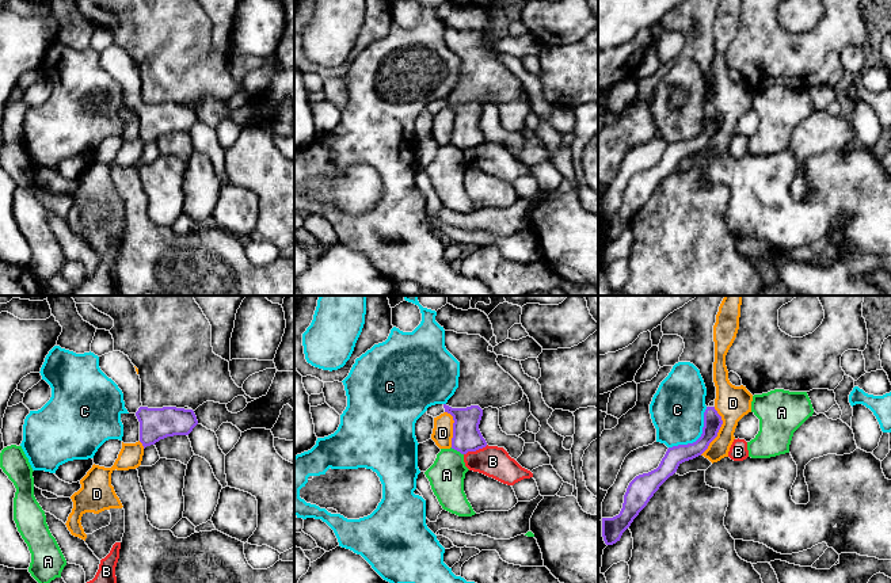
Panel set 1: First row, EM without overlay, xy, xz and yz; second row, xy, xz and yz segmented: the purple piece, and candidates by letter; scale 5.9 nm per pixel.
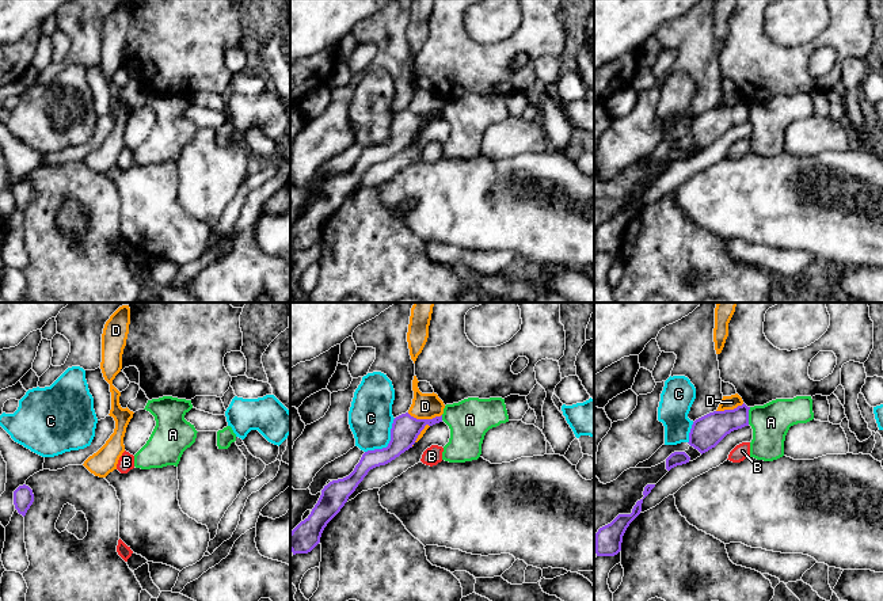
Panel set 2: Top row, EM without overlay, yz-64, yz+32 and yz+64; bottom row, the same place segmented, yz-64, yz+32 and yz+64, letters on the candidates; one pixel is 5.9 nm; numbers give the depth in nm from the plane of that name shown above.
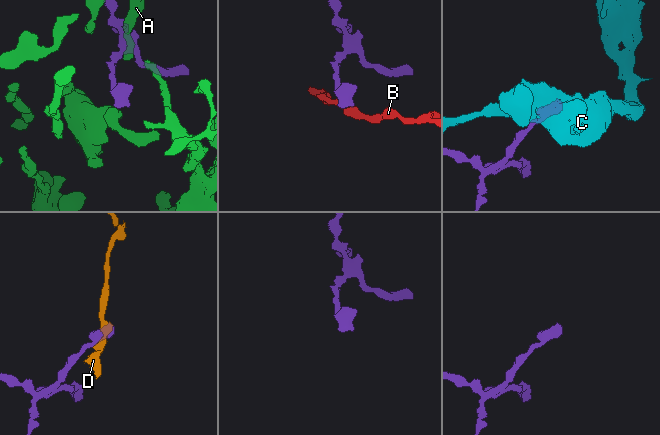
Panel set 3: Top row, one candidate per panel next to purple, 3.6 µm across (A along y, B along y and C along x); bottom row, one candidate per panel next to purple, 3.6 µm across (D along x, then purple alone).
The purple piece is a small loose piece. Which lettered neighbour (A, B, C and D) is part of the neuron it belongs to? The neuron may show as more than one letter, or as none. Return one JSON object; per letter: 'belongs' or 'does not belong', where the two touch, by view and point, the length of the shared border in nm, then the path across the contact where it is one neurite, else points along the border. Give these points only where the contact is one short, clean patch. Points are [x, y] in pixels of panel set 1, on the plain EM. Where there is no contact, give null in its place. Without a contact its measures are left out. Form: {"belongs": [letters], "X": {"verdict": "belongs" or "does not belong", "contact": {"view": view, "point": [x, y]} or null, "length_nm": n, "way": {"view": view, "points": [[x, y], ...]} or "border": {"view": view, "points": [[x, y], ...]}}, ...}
{"belongs": [], "A": {"verdict": "does not belong", "contact": {"view": "xz", "point": [457, 147]}, "length_nm": 90}, "B": {"verdict": "does not belong", "contact": {"view": "xz", "point": [475, 147]}, "length_nm": 160, "border": {"view": "xz", "points": [[487, 141], [468, 147], [464, 151]]}}, "C": {"verdict": "does not belong", "contact": {"view": "yz", "point": [700, 133]}, "length_nm": 340, "border": {"view": "yz", "points": [[707, 103], [703, 129], [692, 138], [669, 144]]}}, "D": {"verdict": "does not belong", "contact": {"view": "yz", "point": [718, 128]}, "length_nm": 300}}

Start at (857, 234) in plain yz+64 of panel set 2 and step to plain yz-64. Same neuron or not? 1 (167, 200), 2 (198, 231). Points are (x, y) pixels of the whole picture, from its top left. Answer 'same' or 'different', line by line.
1: same
2: same

